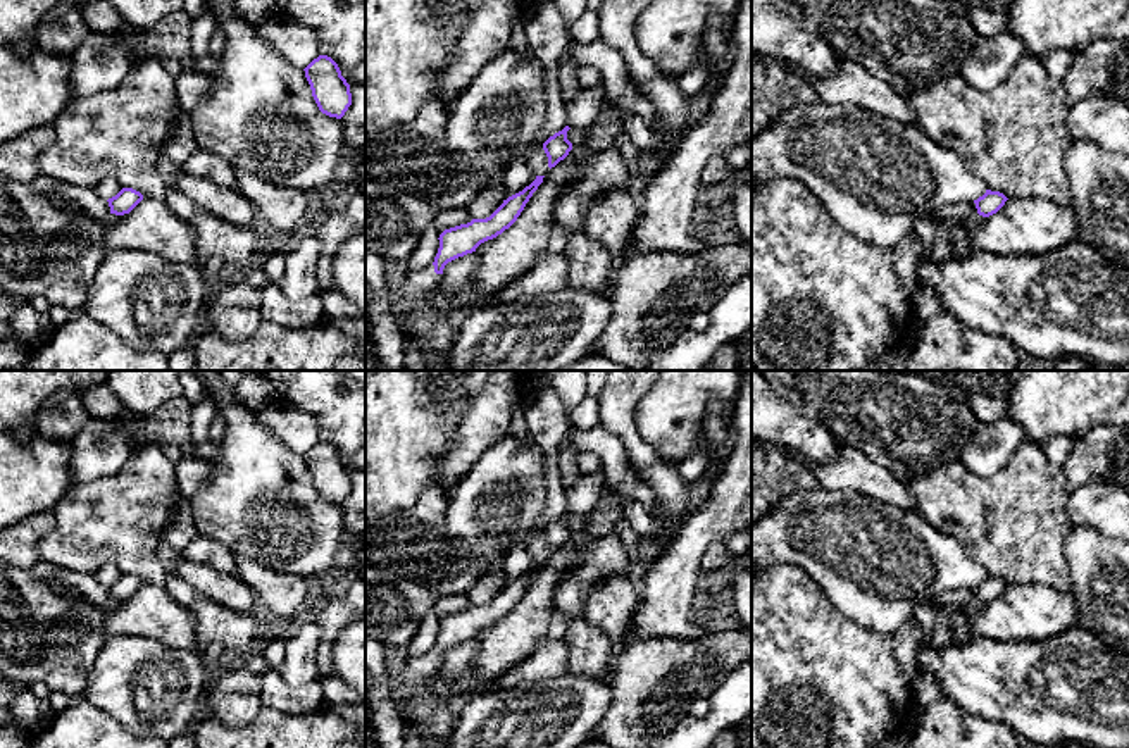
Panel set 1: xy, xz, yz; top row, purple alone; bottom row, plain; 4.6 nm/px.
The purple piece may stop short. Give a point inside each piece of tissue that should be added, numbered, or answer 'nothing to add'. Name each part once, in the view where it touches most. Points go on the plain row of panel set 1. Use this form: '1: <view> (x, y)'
1: xz (417, 669)

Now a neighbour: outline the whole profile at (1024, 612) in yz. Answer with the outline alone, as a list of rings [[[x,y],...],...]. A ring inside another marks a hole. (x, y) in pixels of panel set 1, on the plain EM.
[[[1008,584],[993,602],[972,614],[974,636],[993,641],[1045,641],[1079,626],[1070,593],[1043,584]]]

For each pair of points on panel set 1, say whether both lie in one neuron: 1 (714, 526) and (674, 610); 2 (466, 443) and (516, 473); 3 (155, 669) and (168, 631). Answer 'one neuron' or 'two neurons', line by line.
1: one neuron
2: two neurons
3: two neurons

